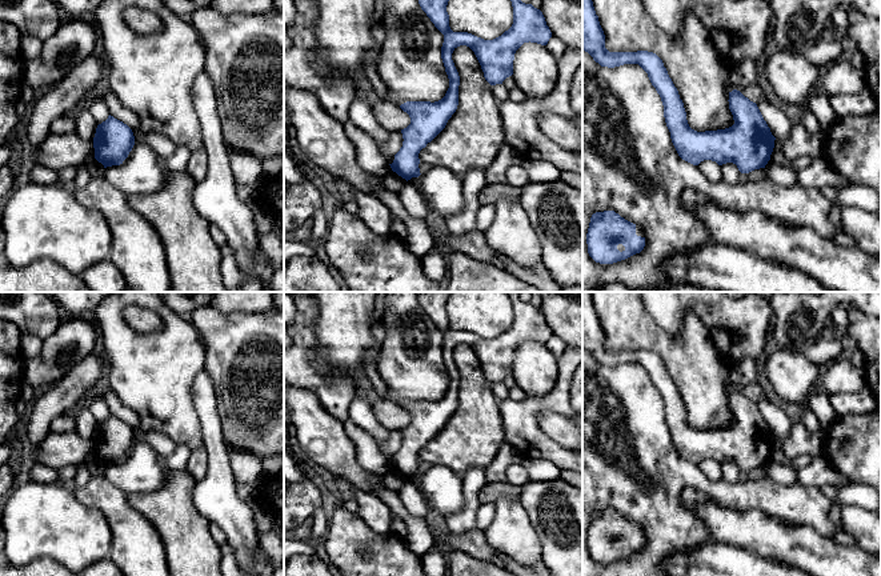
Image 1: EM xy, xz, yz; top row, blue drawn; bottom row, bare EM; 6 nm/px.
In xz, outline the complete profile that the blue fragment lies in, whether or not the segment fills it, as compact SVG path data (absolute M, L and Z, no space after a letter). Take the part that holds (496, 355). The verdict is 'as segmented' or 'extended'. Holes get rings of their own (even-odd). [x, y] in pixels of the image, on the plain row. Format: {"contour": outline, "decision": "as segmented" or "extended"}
{"contour": "M419 292L417 295L421 308L444 333L441 357L449 377L449 387L439 400L407 400L400 404L409 413L411 423L401 428L403 445L389 464L407 480L421 473L420 449L445 427L457 408L460 375L452 359L452 352L457 345L469 345L481 364L485 379L496 384L513 373L514 352L524 341L546 344L552 336L542 311L532 303L522 301L518 292L505 292L512 300L513 323L501 335L484 339L468 331L453 331L446 311L450 293Z", "decision": "as segmented"}

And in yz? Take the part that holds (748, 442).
{"contour": "M582 292L582 349L601 365L614 367L638 363L661 396L664 416L678 455L698 464L704 459L718 464L733 461L741 472L765 467L770 459L776 436L756 401L740 389L729 391L729 408L734 423L725 428L697 431L686 419L684 401L664 365L653 351L609 351L605 333L596 313L590 292Z", "decision": "as segmented"}

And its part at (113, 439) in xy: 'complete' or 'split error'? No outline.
complete

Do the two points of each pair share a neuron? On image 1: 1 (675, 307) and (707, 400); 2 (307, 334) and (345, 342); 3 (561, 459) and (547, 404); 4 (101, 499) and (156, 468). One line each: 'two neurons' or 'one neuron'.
1: two neurons
2: two neurons
3: one neuron
4: two neurons

